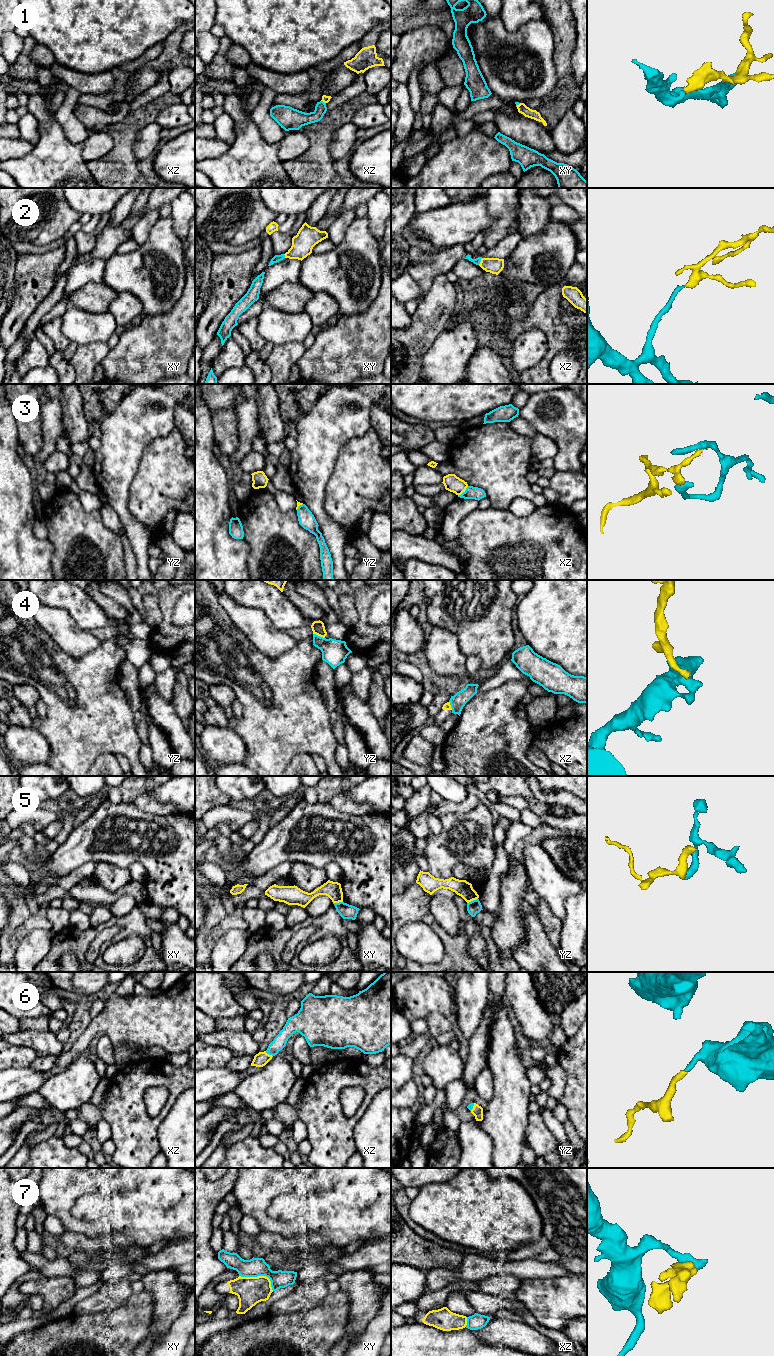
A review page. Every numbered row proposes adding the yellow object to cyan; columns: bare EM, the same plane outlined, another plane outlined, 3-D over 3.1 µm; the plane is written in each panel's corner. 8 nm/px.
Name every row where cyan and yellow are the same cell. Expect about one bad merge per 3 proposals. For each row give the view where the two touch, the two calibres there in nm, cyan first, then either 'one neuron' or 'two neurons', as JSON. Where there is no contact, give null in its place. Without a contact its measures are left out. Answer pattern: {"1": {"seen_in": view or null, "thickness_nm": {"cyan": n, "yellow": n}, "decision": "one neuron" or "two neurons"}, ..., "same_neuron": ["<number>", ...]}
{"1": {"seen_in": "xz", "thickness_nm": {"cyan": 140, "yellow": 60}, "decision": "two neurons"}, "2": {"seen_in": "xz", "thickness_nm": {"cyan": 50, "yellow": 130}, "decision": "one neuron"}, "3": {"seen_in": "xz", "thickness_nm": {"cyan": 100, "yellow": 140}, "decision": "two neurons"}, "4": {"seen_in": "yz", "thickness_nm": {"cyan": 200, "yellow": 110}, "decision": "two neurons"}, "5": {"seen_in": "yz", "thickness_nm": {"cyan": 110, "yellow": 130}, "decision": "one neuron"}, "6": {"seen_in": "xz", "thickness_nm": {"cyan": 110, "yellow": 110}, "decision": "one neuron"}, "7": {"seen_in": "xy", "thickness_nm": {"cyan": 150, "yellow": 220}, "decision": "two neurons"}, "same_neuron": ["2", "5", "6"]}

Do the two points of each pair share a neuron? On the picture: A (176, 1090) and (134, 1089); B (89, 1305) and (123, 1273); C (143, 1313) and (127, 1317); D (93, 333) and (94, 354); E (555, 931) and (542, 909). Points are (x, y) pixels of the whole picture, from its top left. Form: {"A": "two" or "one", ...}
{"A": "one", "B": "two", "C": "one", "D": "two", "E": "one"}

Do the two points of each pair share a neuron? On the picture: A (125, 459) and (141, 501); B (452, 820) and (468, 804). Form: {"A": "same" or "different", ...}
{"A": "different", "B": "different"}

